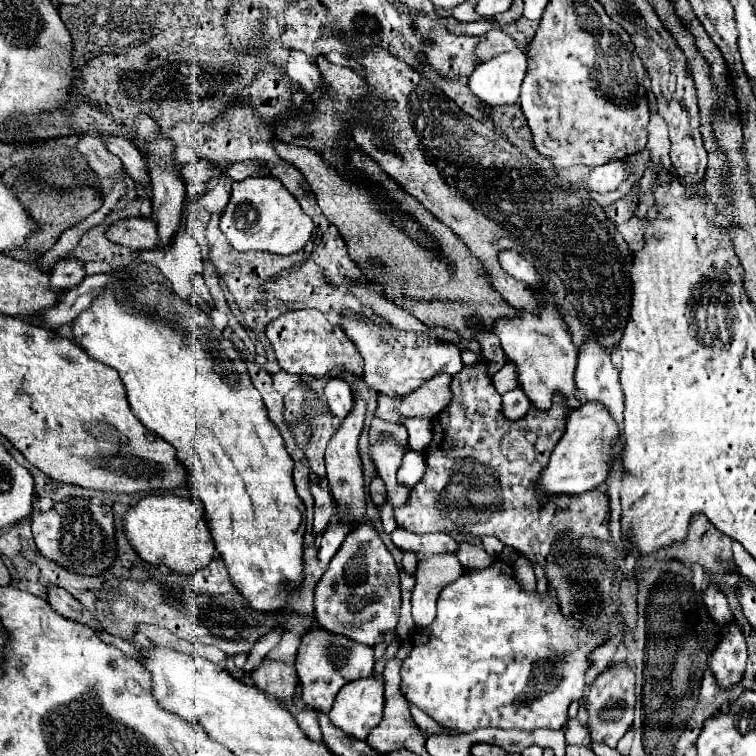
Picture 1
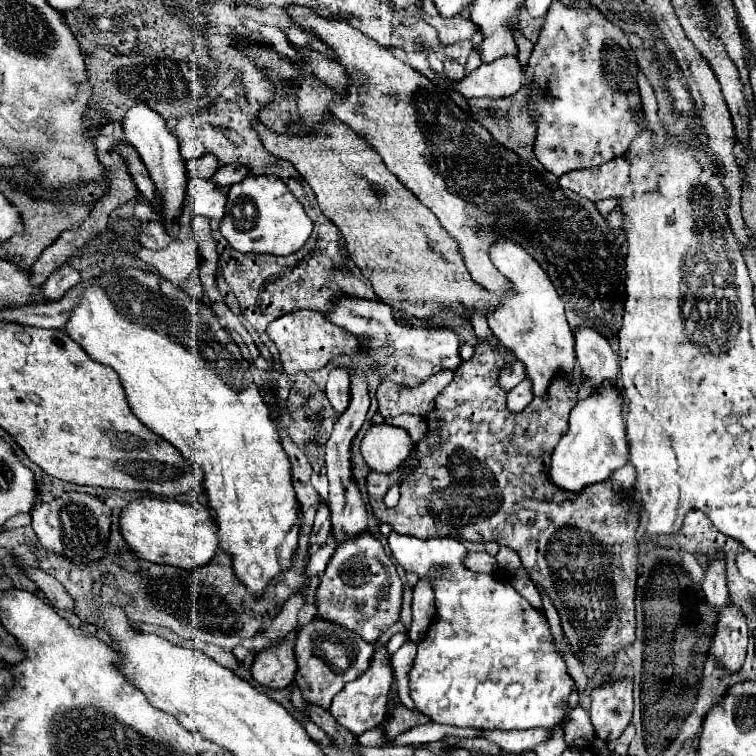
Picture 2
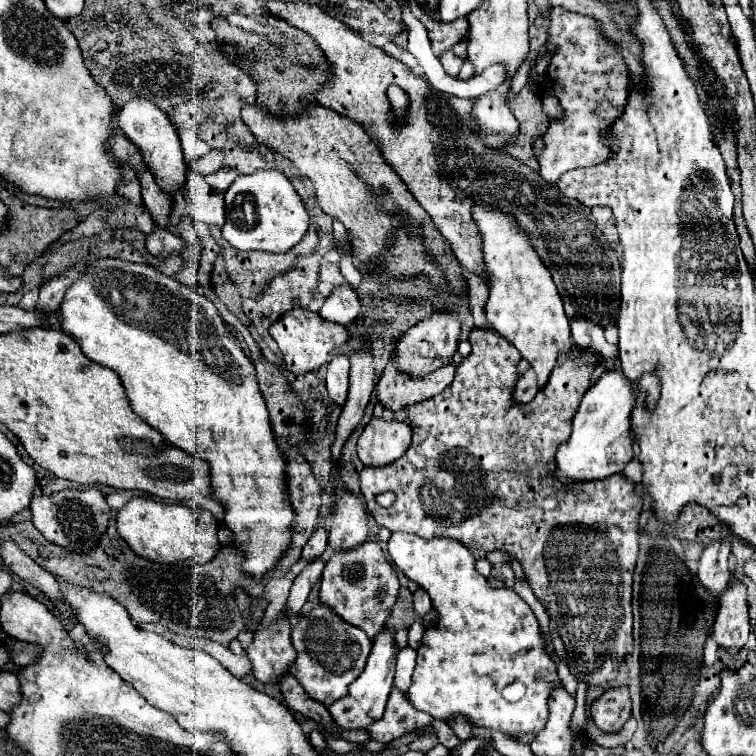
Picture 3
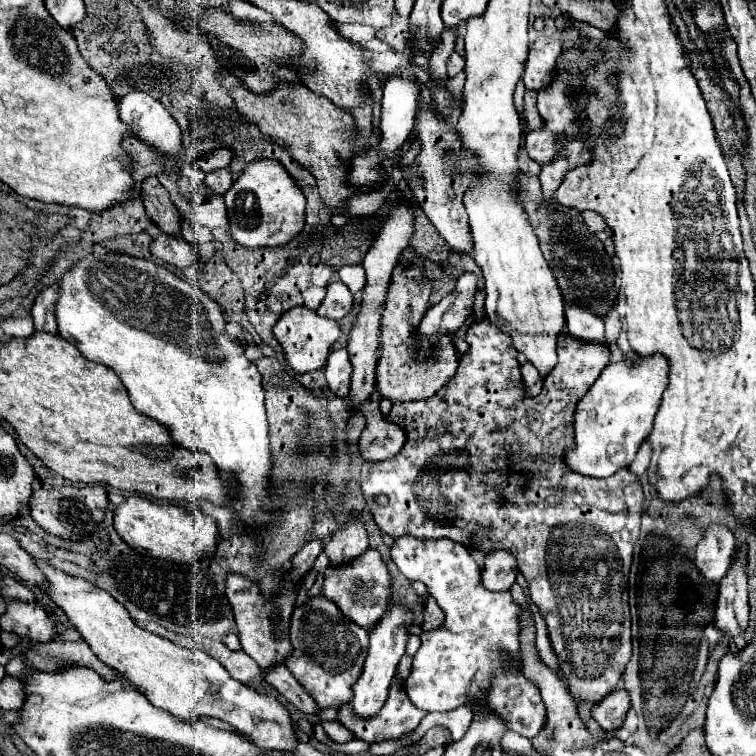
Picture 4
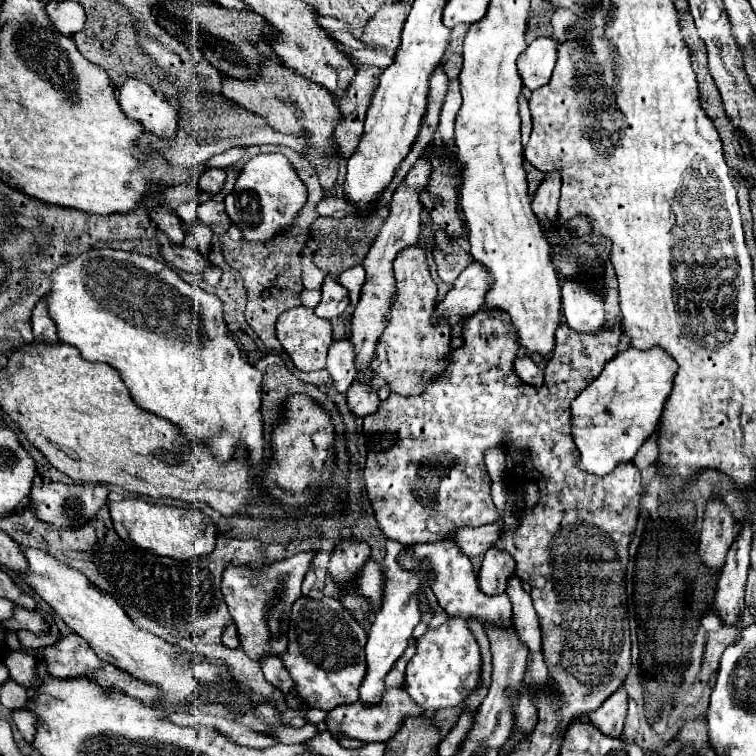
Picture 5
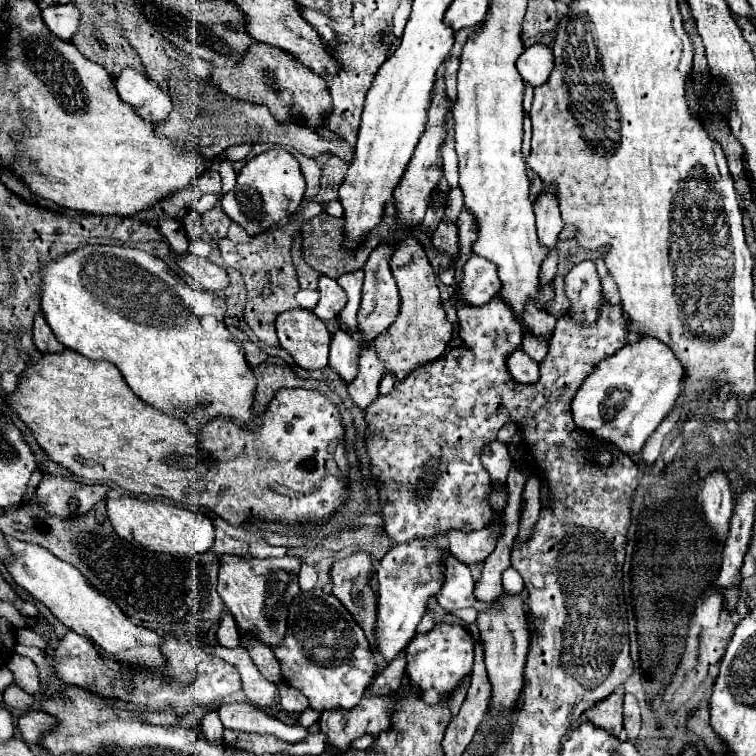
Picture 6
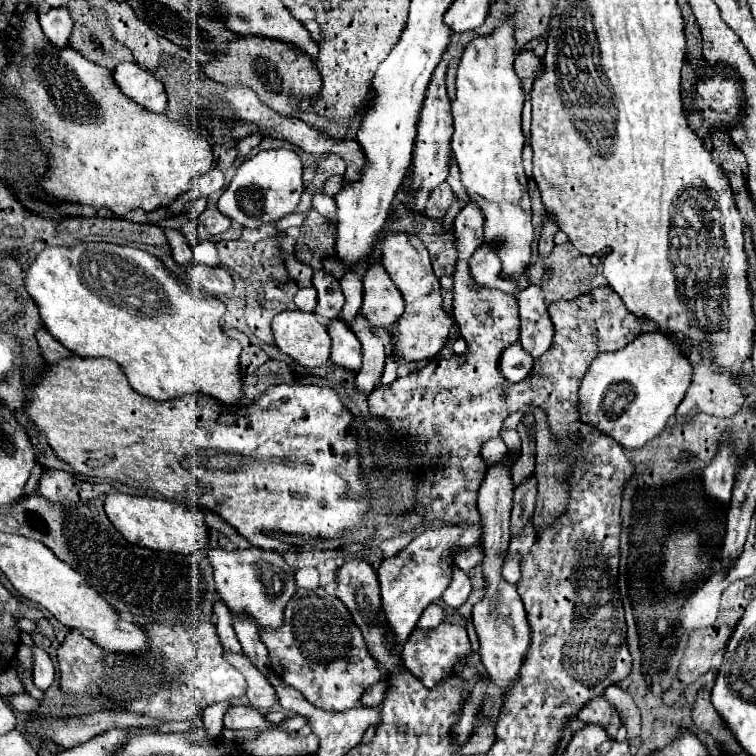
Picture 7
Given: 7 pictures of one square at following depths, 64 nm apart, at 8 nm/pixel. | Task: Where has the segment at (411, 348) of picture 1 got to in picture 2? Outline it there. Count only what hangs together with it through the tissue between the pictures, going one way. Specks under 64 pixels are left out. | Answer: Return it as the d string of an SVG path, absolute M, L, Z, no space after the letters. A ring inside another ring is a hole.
M338 294L332 300L330 310L324 312L324 316L332 324L352 332L358 338L364 338L364 346L368 346L370 352L374 354L376 366L382 370L382 376L390 376L394 382L404 384L408 388L430 378L434 372L446 368L456 370L458 364L462 362L458 354L460 342L452 328L448 326L402 328L394 322L392 308L382 300L364 300L350 294Z

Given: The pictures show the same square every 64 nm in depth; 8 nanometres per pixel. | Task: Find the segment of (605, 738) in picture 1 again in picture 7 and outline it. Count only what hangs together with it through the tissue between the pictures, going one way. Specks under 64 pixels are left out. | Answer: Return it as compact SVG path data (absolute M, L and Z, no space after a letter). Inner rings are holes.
M598 696L596 700L592 700L592 704L586 704L580 710L580 722L584 724L598 724L602 728L608 730L608 736L616 736L618 728L620 728L620 718L616 714L616 710L602 698Z

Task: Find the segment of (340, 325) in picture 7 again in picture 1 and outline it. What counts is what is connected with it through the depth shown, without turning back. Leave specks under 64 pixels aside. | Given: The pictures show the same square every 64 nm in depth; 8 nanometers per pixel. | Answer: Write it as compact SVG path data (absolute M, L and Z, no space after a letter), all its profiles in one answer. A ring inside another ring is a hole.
M330 378L328 380L328 384L324 388L324 398L326 398L330 412L334 416L338 416L340 420L352 410L352 404L354 404L352 390L350 390L348 382L342 378Z

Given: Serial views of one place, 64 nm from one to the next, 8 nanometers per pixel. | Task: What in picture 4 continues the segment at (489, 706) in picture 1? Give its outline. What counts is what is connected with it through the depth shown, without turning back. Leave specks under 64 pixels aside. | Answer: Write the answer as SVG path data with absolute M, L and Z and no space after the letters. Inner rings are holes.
M404 536L396 540L390 552L392 552L392 560L398 566L398 570L408 580L424 582L428 586L428 592L436 598L438 606L446 614L446 620L438 630L422 632L420 636L422 646L412 660L412 670L410 670L410 676L406 678L408 682L404 682L404 690L408 692L412 704L424 712L446 712L480 696L482 704L490 704L496 712L500 712L500 716L506 720L510 730L532 740L540 732L544 718L546 718L544 716L546 708L540 698L540 692L532 682L524 678L520 670L504 670L500 664L502 650L510 652L512 656L520 656L520 646L518 646L520 606L514 604L510 592L484 590L476 562L472 560L464 544L458 544L454 540L446 540L446 538L444 540L418 540L412 536Z

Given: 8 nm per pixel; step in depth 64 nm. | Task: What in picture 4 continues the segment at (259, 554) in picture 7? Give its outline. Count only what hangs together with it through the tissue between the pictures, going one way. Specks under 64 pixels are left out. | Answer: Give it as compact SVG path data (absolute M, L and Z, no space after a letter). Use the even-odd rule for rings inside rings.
M314 540L308 542L288 564L288 568L282 568L278 574L278 584L274 588L274 594L266 598L262 594L262 586L256 584L254 580L248 580L246 576L240 576L236 572L228 574L226 580L226 596L230 602L230 608L234 612L234 620L238 626L238 638L242 644L242 650L262 668L262 674L278 662L284 662L284 658L292 652L292 644L288 638L288 628L290 628L290 616L296 604L296 580L304 576L304 572L310 572L316 556L322 552L322 542Z

